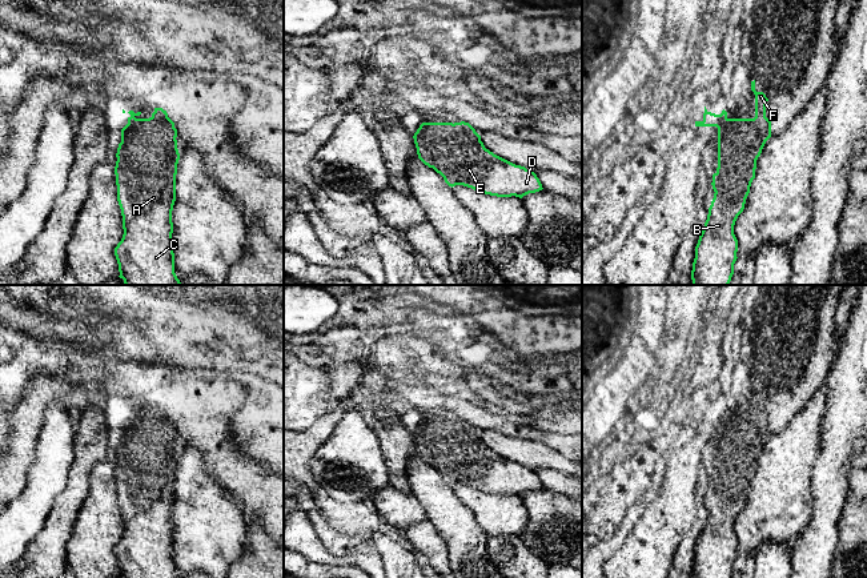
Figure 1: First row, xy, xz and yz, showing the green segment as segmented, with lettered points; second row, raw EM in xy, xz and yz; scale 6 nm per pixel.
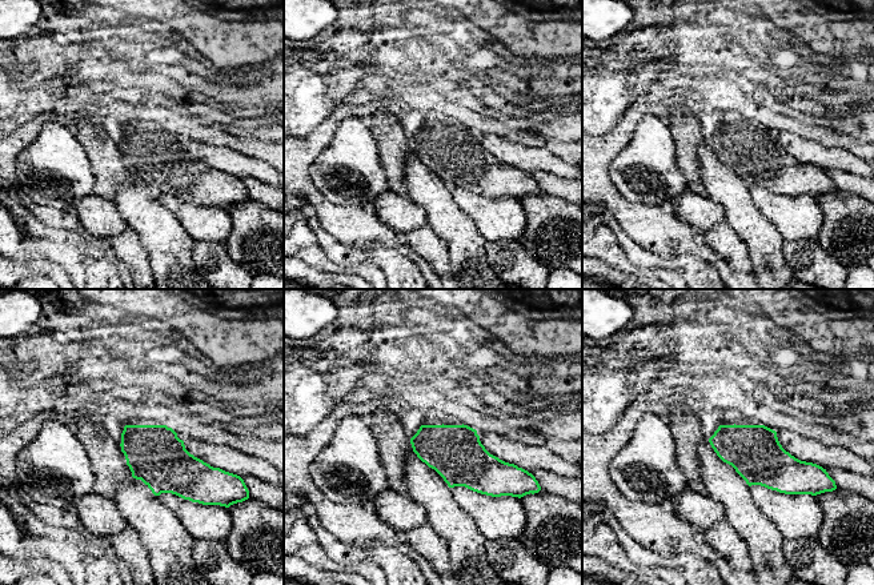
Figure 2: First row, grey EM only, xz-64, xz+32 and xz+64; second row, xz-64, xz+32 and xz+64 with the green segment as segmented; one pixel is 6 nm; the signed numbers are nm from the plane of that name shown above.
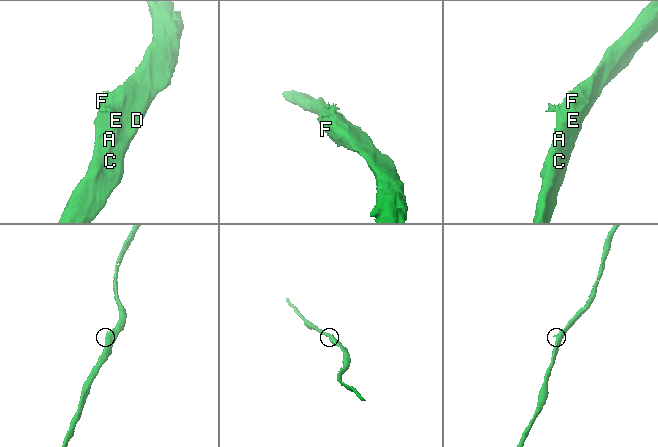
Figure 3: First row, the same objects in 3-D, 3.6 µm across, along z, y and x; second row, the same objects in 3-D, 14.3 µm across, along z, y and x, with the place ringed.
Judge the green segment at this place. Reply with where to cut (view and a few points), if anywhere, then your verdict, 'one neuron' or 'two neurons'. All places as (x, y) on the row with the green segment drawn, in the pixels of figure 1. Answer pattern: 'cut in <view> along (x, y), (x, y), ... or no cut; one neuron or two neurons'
no cut; one neuron

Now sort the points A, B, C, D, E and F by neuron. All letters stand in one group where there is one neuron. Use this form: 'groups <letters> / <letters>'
groups A B C D E F

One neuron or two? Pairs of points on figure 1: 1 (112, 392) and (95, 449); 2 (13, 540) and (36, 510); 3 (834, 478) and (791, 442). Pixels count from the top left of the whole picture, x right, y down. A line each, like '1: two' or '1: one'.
1: one
2: one
3: two

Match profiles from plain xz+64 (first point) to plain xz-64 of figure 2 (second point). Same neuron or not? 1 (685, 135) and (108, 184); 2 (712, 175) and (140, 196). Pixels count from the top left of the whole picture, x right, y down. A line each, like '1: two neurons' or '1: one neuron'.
1: one neuron
2: one neuron

